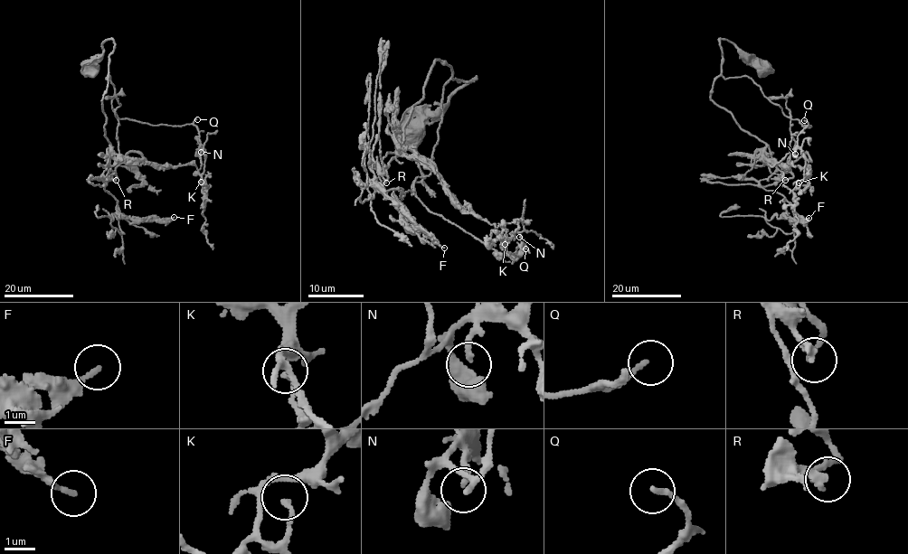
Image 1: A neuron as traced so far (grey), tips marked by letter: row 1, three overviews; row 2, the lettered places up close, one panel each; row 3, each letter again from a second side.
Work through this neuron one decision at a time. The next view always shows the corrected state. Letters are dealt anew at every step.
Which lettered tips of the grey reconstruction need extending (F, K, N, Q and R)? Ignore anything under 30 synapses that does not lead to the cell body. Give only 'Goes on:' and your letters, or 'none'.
Goes on: R

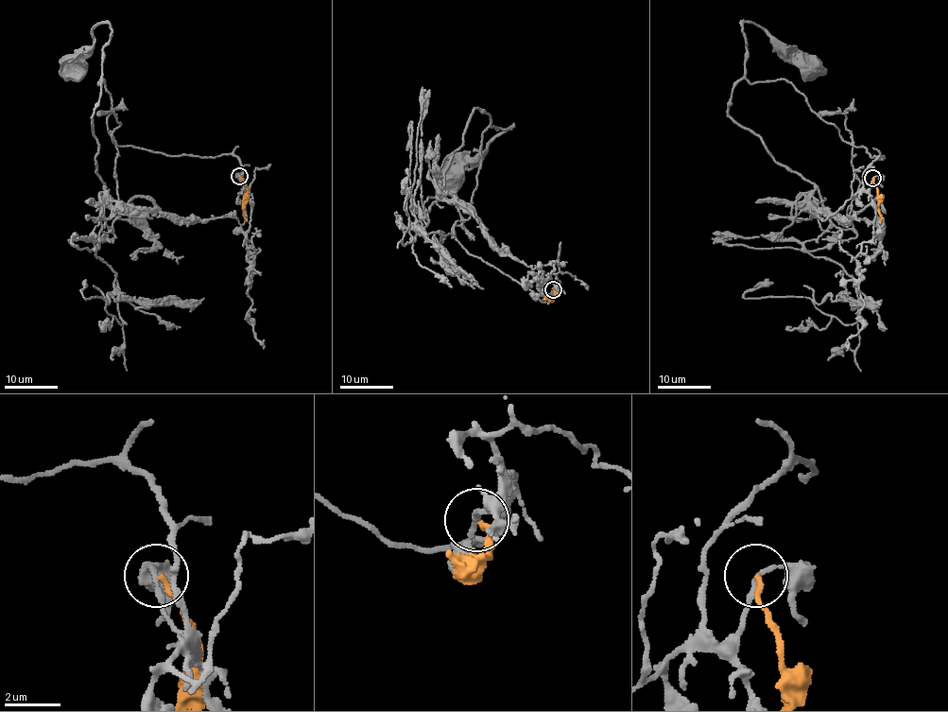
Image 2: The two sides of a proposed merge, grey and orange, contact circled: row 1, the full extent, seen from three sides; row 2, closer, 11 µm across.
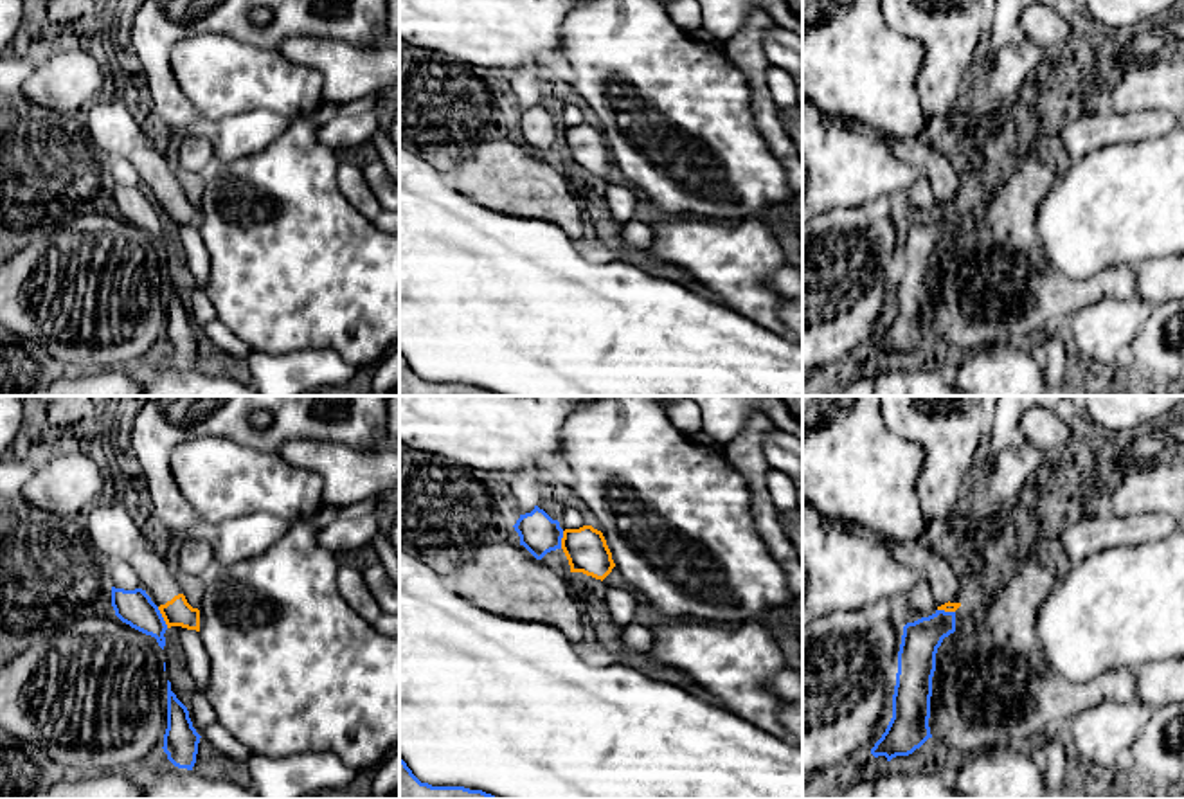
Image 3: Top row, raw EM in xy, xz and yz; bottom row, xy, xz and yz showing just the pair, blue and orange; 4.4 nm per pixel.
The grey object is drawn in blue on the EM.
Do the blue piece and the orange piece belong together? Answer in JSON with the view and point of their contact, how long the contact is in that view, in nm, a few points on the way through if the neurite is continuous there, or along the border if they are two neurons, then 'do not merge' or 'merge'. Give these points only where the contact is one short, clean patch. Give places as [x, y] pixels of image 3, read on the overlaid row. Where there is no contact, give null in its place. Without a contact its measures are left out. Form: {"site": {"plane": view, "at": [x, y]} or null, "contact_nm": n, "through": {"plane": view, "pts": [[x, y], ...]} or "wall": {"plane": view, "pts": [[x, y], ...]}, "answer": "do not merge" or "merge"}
{"site": {"plane": "xy", "at": [162, 618]}, "contact_nm": 110, "wall": {"plane": "xy", "pts": [[157, 607], [168, 627]]}, "answer": "do not merge"}

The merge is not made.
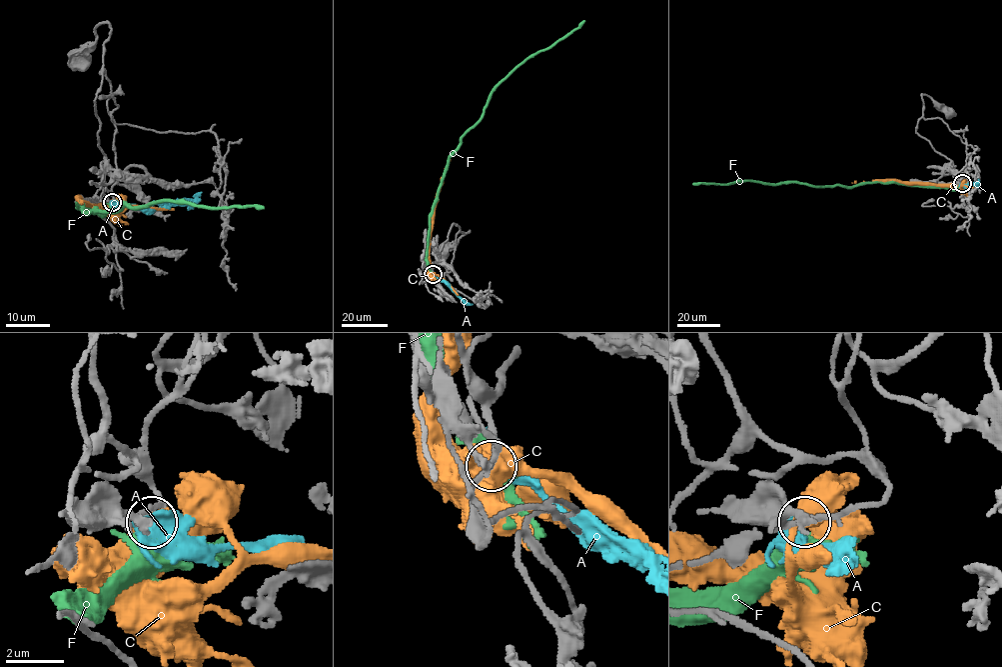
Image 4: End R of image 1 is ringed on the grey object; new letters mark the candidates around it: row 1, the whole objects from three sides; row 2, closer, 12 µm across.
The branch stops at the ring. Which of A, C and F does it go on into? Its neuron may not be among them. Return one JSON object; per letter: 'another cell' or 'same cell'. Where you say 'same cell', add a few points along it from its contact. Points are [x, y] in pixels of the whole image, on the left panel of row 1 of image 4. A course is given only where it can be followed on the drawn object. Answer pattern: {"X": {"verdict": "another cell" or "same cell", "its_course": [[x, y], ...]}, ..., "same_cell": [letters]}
{"A": {"verdict": "same cell", "its_course": [[112, 202], [135, 207], [147, 207], [153, 203], [188, 203], [201, 192]]}, "C": {"verdict": "another cell"}, "F": {"verdict": "another cell"}, "same_cell": ["A"]}

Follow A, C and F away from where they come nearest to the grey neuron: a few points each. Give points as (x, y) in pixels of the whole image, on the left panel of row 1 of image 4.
A: (112, 202), (135, 207), (147, 207), (153, 203), (188, 203), (201, 192)
C: (113, 202), (107, 207), (98, 209), (75, 198), (81, 203)
F: (111, 203), (101, 212), (76, 203), (81, 211), (117, 212), (121, 203), (186, 201), (263, 207)

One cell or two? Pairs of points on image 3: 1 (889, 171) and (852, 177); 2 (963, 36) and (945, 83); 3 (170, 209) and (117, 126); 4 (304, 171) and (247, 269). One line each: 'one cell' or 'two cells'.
1: one cell
2: one cell
3: one cell
4: one cell

